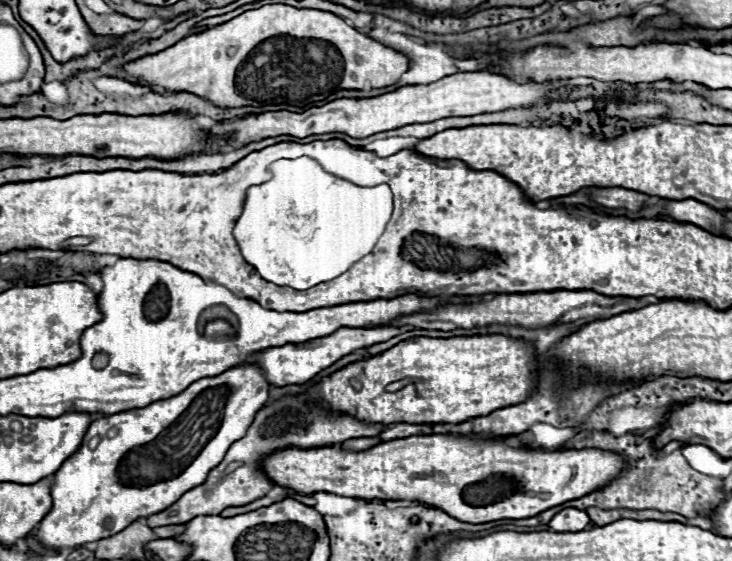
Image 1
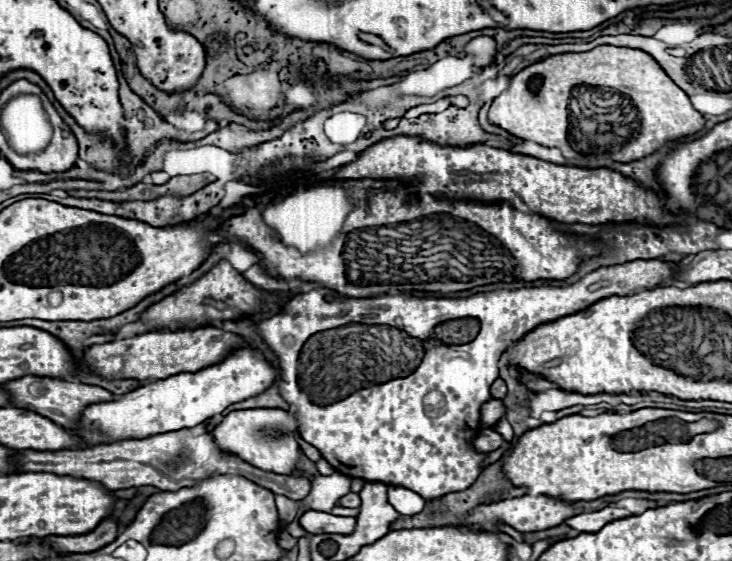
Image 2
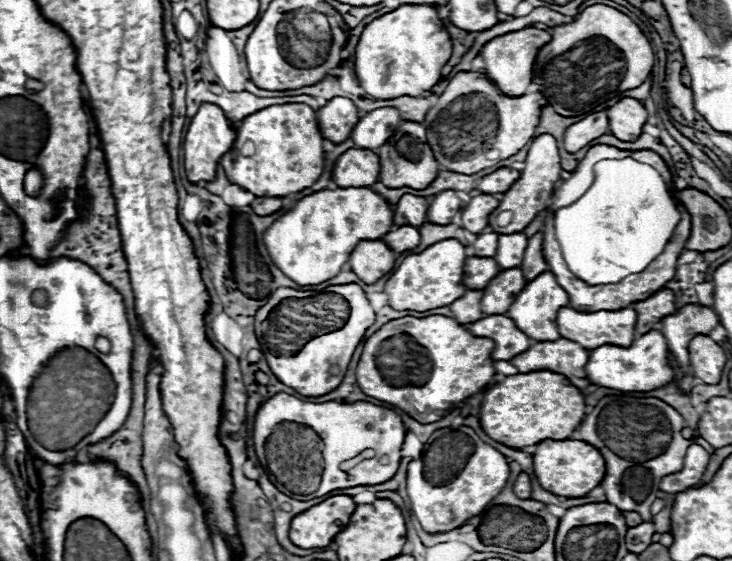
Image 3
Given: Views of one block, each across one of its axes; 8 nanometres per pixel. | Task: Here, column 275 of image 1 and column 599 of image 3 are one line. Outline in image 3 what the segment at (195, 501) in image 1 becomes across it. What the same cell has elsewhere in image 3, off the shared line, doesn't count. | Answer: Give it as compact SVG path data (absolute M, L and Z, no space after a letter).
M604 396L594 406L594 410L590 414L586 414L582 424L578 426L578 434L580 434L580 440L592 444L604 456L606 474L604 474L604 480L600 482L600 486L604 488L606 502L616 506L618 510L638 512L644 522L650 522L652 520L650 506L656 500L660 480L664 478L664 474L674 474L676 470L680 470L686 448L690 446L690 442L682 438L682 428L684 426L686 426L684 418L672 406L668 406L666 402L662 402L658 398Z

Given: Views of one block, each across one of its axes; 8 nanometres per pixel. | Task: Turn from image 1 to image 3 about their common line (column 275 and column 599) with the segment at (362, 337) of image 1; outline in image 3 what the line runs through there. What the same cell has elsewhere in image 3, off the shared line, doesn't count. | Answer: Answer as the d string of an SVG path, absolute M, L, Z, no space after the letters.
M650 330L638 336L630 348L606 344L592 350L586 362L586 372L592 384L604 386L604 388L614 388L620 392L650 392L650 390L656 390L674 382L676 374L674 374L674 368L670 366L668 356L670 352L668 352L664 334L658 330Z

